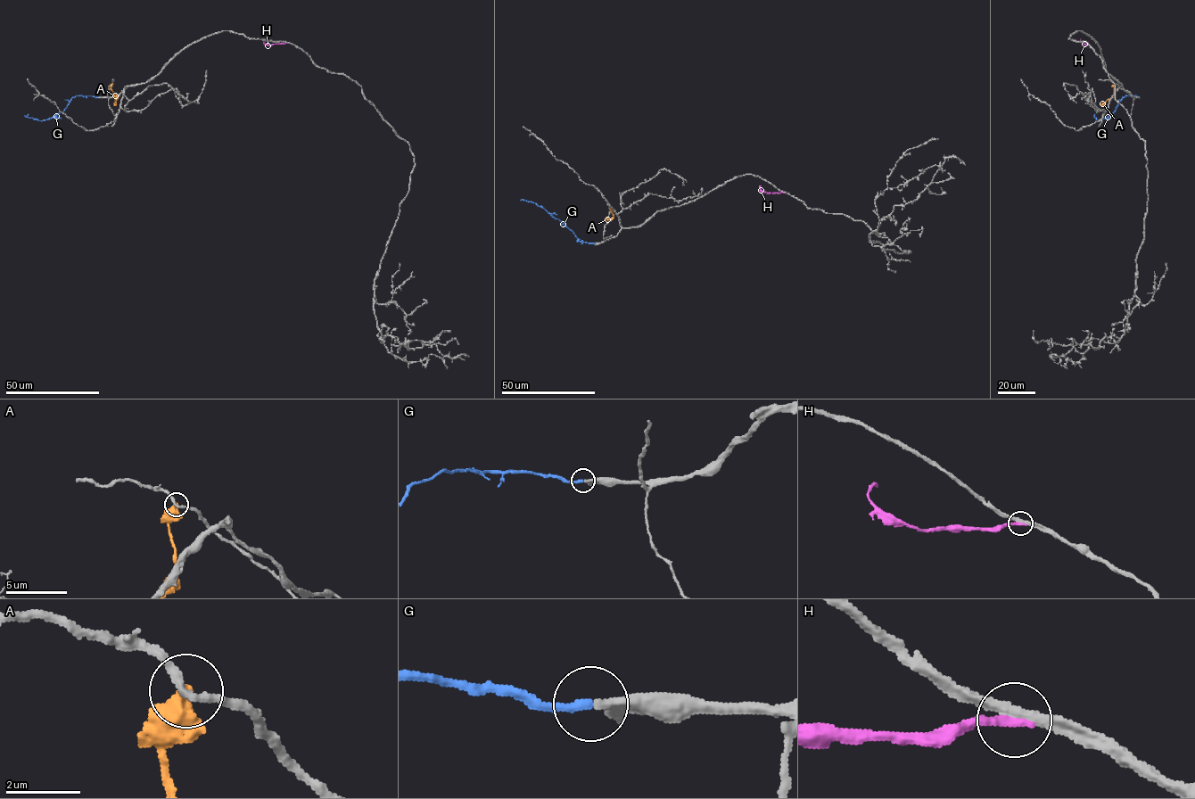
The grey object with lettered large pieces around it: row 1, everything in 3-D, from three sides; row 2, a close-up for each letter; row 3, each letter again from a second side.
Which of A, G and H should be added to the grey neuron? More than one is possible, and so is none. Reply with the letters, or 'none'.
G

